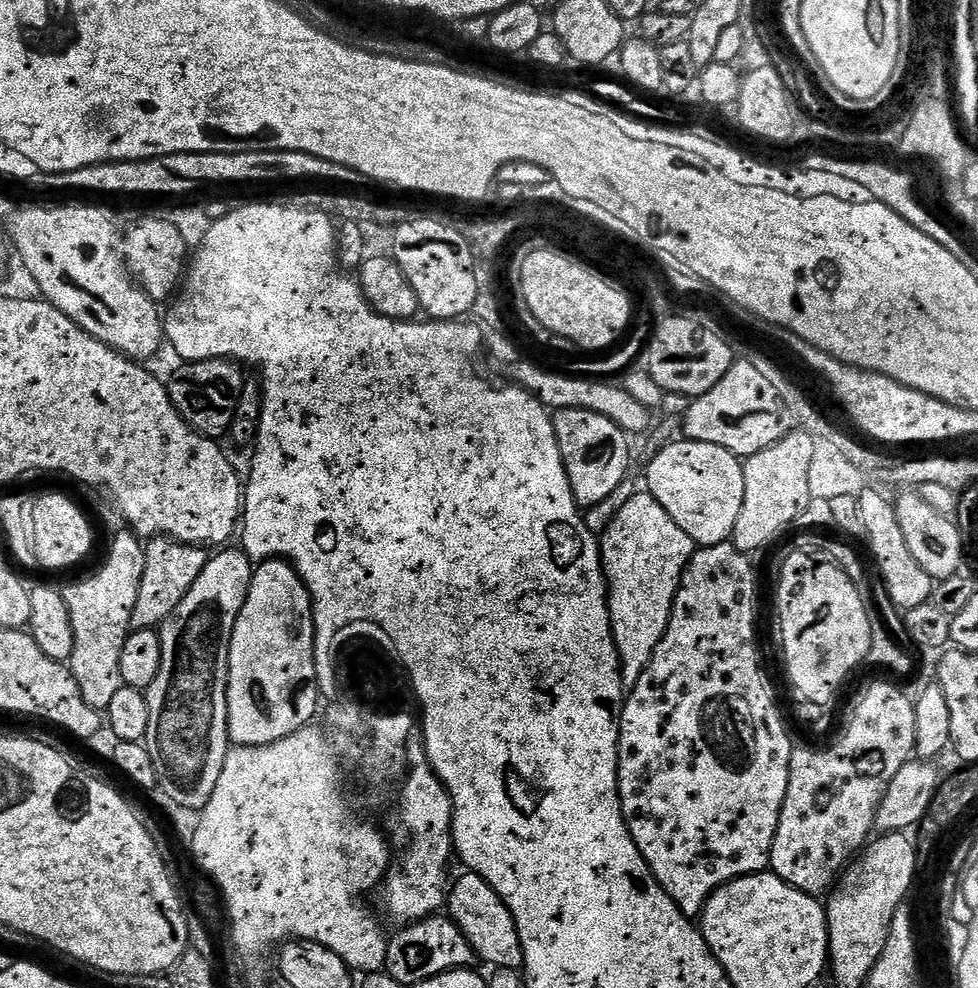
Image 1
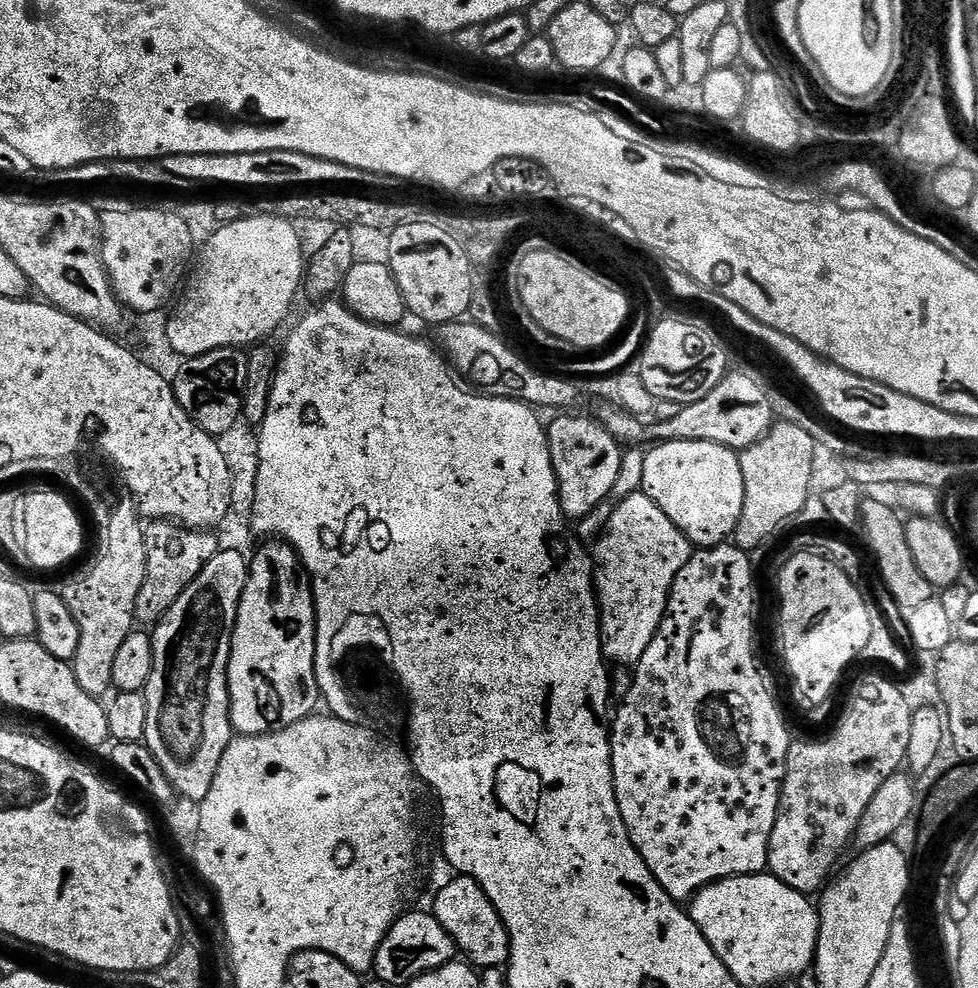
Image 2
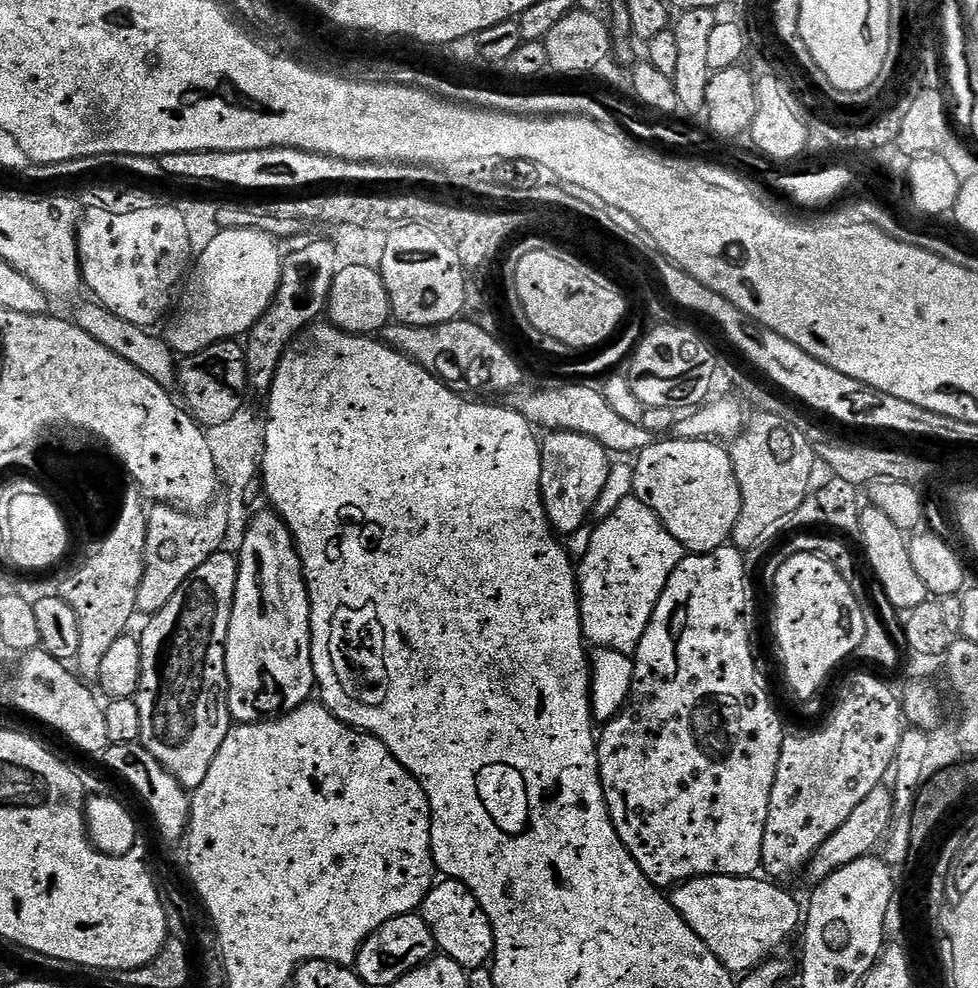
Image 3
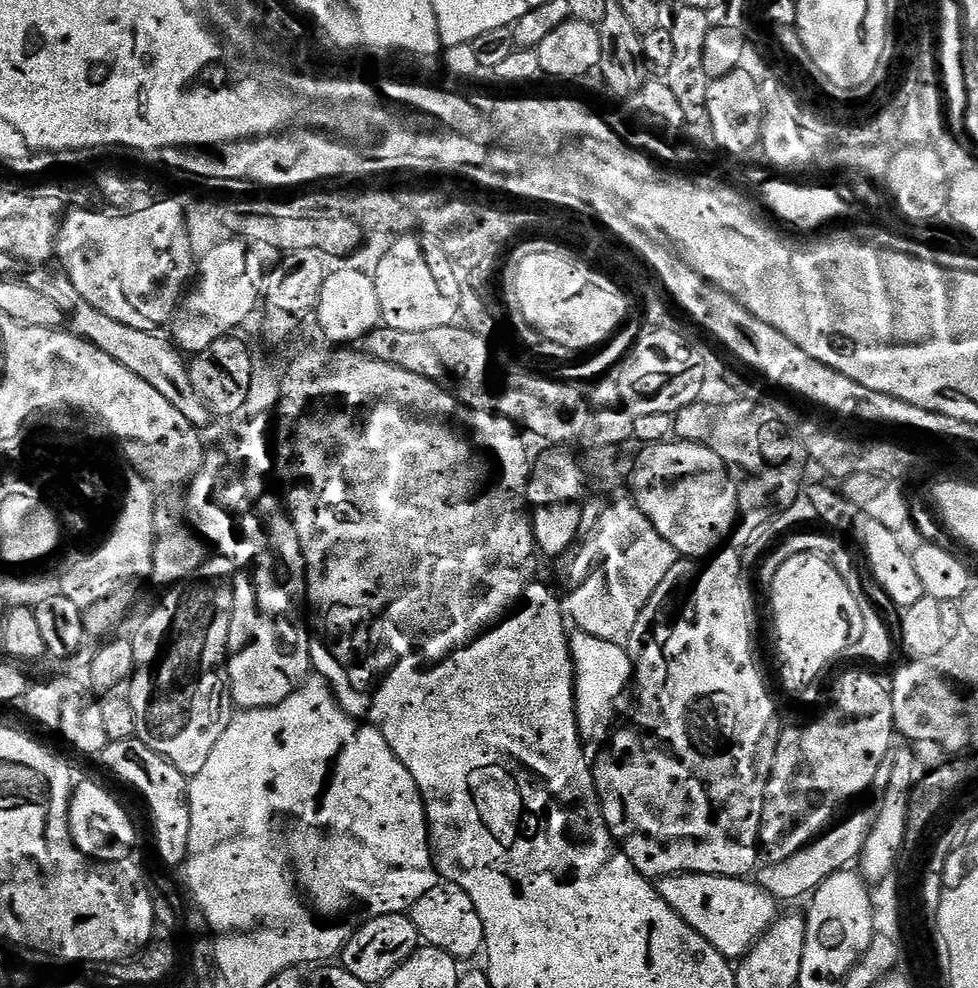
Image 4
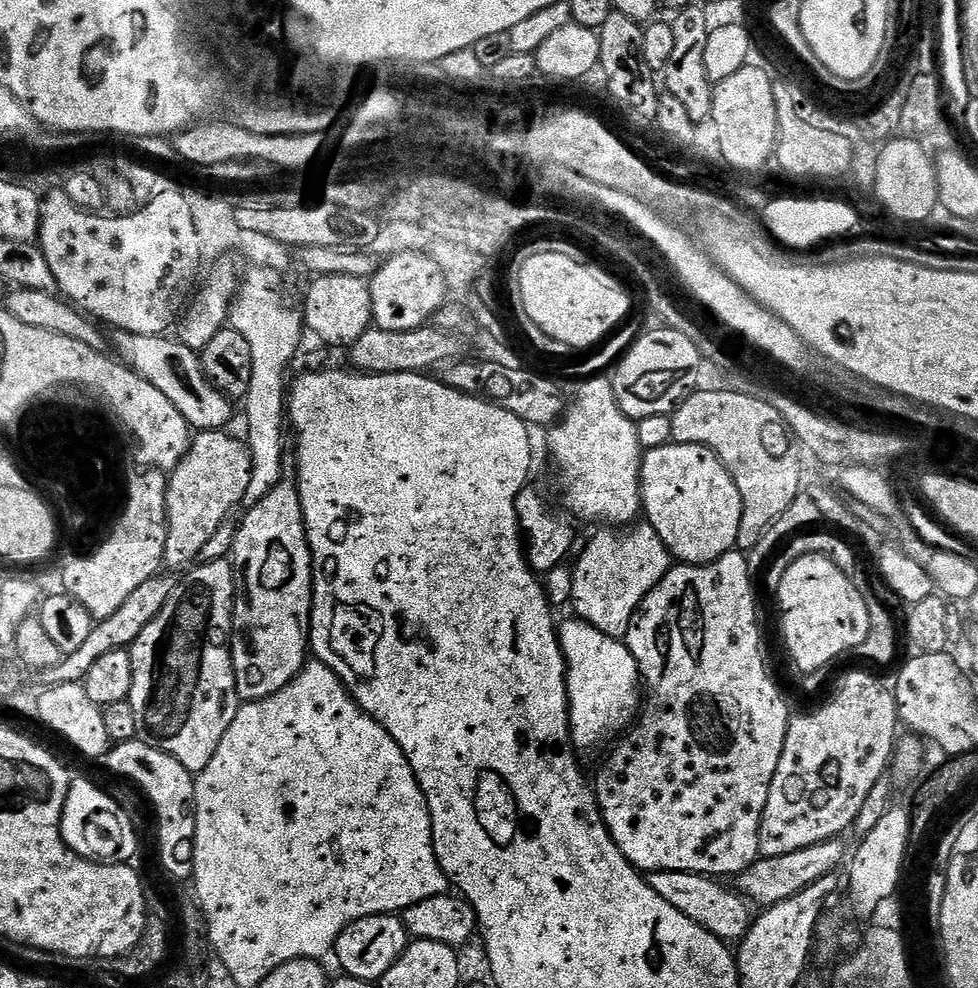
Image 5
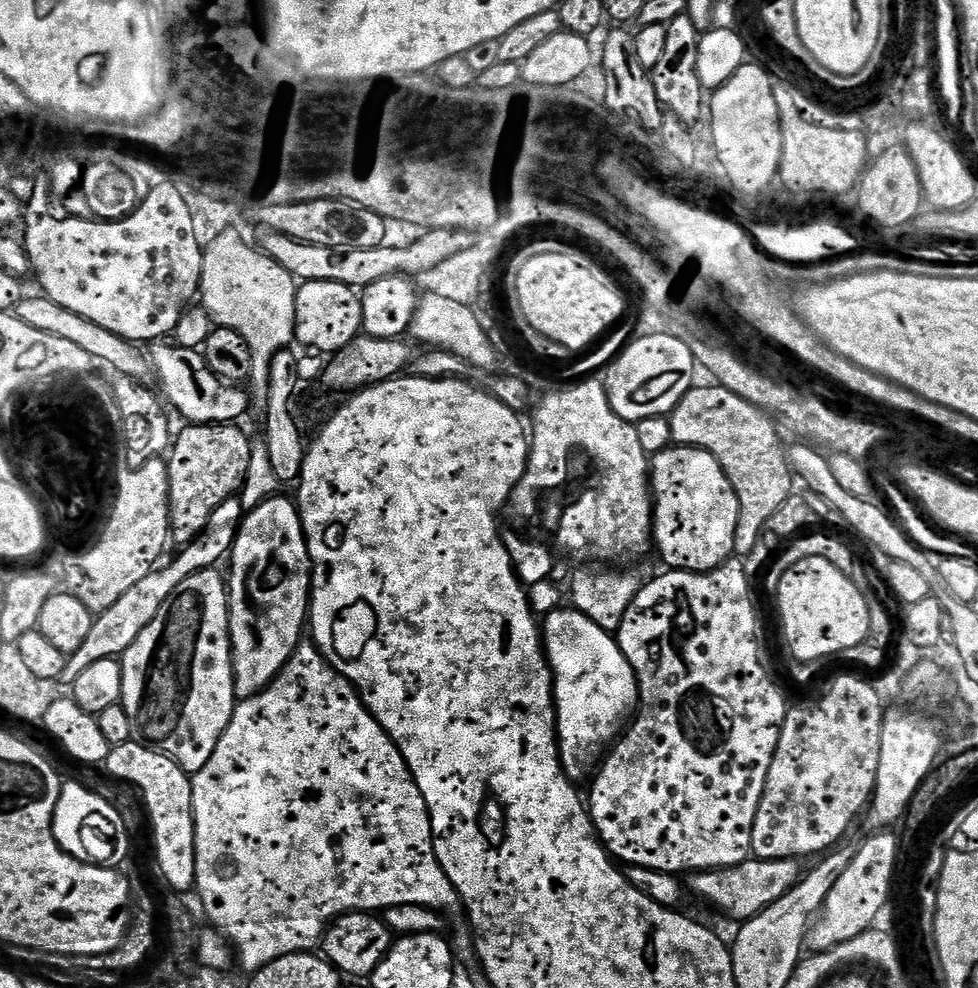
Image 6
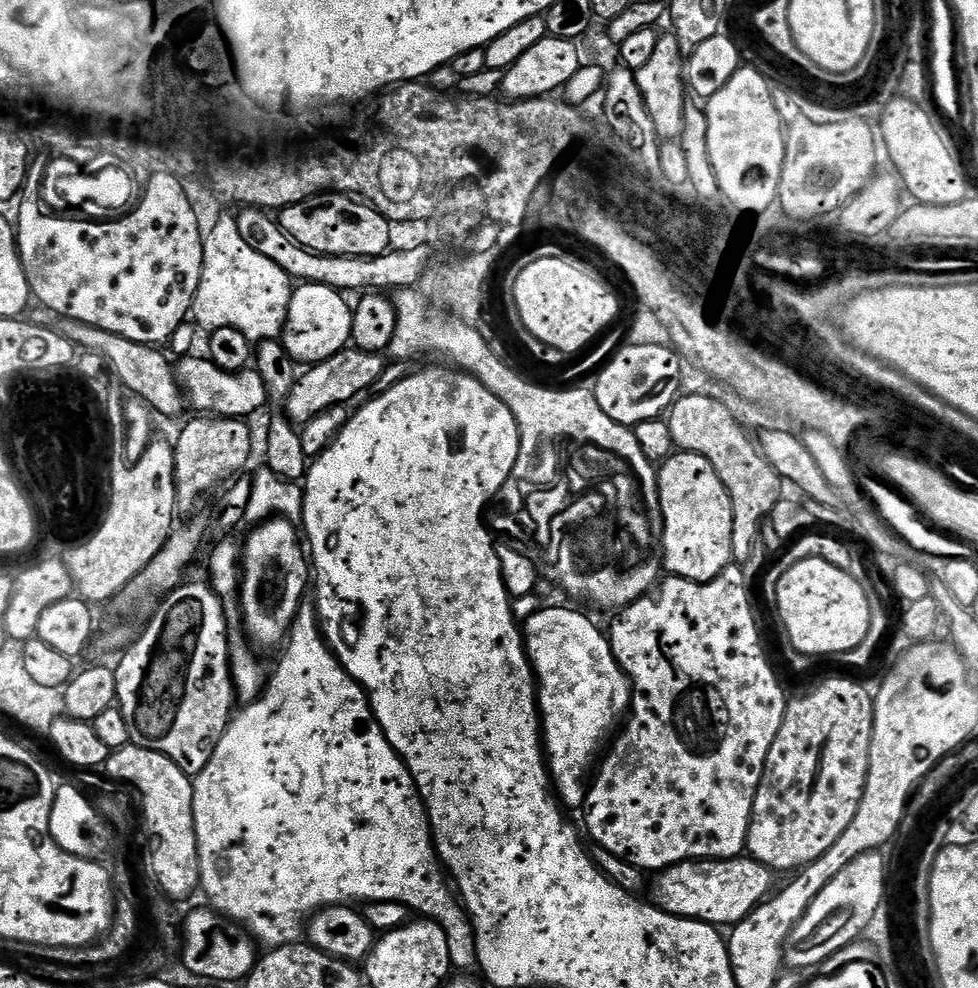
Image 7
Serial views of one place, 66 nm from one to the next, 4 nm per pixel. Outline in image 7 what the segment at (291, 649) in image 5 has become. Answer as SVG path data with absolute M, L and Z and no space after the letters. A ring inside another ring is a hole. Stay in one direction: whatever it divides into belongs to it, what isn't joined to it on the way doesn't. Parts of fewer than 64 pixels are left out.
M269 518L257 523L248 541L243 541L238 605L244 615L243 631L253 645L261 644L264 648L283 645L300 605L305 603L304 591L310 588L310 560L306 548L300 545L301 533L298 528L296 533L296 528L297 525L287 518Z

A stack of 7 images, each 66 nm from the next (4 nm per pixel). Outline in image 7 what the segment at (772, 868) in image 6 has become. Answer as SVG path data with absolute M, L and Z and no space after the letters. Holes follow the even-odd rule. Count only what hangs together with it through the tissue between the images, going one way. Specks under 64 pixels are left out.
M737 858L734 860L684 860L680 864L671 864L655 877L656 885L652 892L657 908L664 909L672 916L684 916L687 920L701 920L704 924L713 926L735 926L742 922L754 911L758 905L763 904L773 891L772 879L774 873L765 864L760 864L751 858Z

